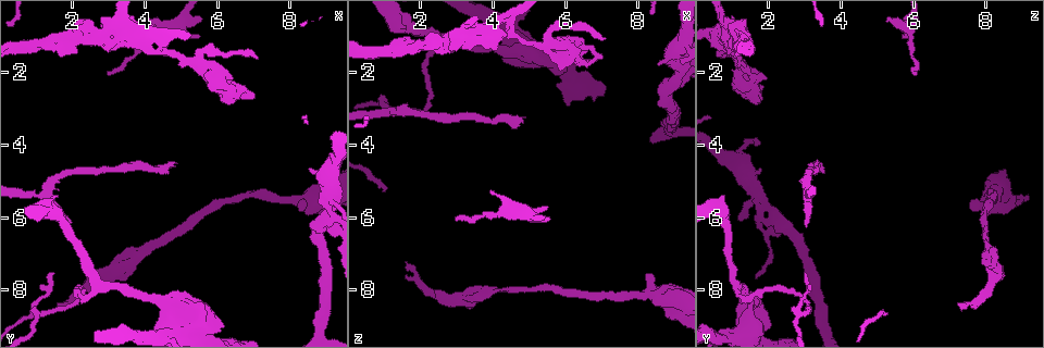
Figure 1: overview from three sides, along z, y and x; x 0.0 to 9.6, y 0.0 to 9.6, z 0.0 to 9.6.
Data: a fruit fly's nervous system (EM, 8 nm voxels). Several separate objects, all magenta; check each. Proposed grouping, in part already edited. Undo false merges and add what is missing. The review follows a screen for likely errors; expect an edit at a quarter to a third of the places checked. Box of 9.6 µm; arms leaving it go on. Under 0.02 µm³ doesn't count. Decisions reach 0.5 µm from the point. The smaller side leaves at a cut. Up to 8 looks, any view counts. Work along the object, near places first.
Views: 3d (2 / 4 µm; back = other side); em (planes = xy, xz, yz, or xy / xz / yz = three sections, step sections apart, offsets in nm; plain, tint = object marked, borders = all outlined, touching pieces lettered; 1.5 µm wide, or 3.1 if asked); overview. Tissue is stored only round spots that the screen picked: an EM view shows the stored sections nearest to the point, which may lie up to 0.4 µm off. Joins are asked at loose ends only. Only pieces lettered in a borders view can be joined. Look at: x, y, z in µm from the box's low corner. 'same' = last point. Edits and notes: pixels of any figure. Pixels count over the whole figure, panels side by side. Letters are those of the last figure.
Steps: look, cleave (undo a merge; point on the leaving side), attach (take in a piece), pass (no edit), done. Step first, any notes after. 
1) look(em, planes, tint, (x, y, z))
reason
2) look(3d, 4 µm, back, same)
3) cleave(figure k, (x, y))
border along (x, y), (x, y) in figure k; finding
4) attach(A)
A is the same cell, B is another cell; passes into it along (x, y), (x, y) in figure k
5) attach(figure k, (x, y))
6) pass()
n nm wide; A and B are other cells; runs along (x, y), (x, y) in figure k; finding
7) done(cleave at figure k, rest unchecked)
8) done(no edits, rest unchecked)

look(em, yz, step 4, tint, (1.85, 6.20, 3.00))
tapers out

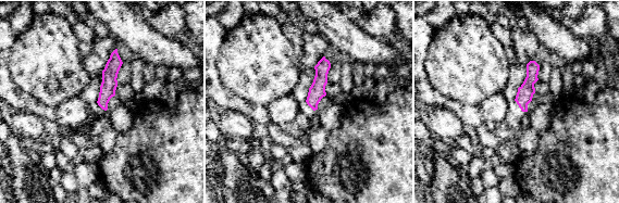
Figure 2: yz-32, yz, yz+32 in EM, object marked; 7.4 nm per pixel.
look(em, planes, borders, same)

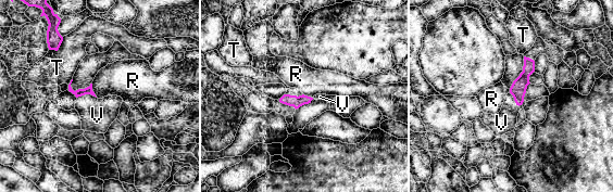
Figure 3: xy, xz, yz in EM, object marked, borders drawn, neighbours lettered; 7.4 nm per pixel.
attach(V)
V is the same cell, R and T are other cells; passes into it along (88, 90), (86, 93), (97, 115) in figure 3; the neuron continues

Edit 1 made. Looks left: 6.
look(em, planes, plain, (7.10, 1.55, 1.00))
free end

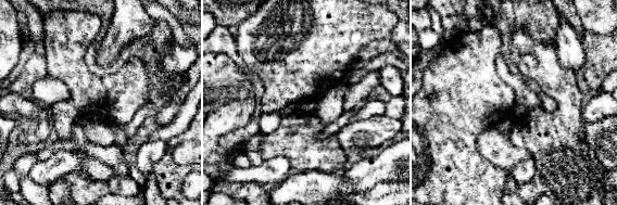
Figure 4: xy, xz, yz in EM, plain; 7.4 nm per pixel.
look(em, planes, borders, same)
what lies round it

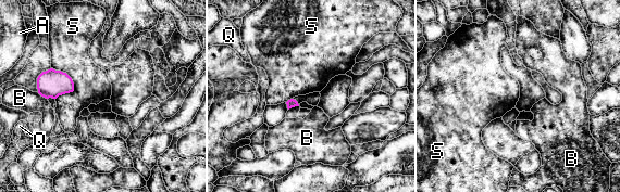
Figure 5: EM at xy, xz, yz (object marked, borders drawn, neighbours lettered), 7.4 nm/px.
pass()
A, B, Q and S are other cells; border along (51, 67), (71, 78), (72, 92) in figure 5; no lettered piece goes on from it

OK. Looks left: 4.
look(em, planes, tint, (5.20, 1.70, 1.25))
side arm on a straight run

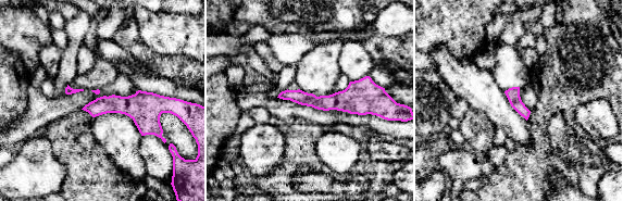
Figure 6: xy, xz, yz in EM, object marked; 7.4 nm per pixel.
look(em, planes, borders, same)
see the neighbours

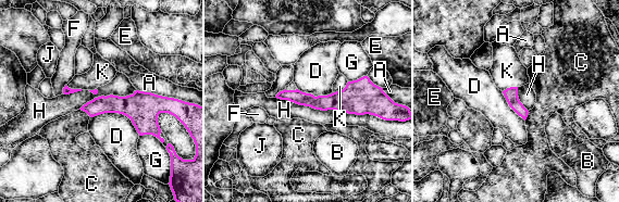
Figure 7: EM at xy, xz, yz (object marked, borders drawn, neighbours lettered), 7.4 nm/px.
pass()
100 nm wide; H touches over 800 nm; A, B, C, D, E, F, G, H, J and K are other cells; continuous, no second neuron

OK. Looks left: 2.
done(attach at figure 3, rest unchecked)

